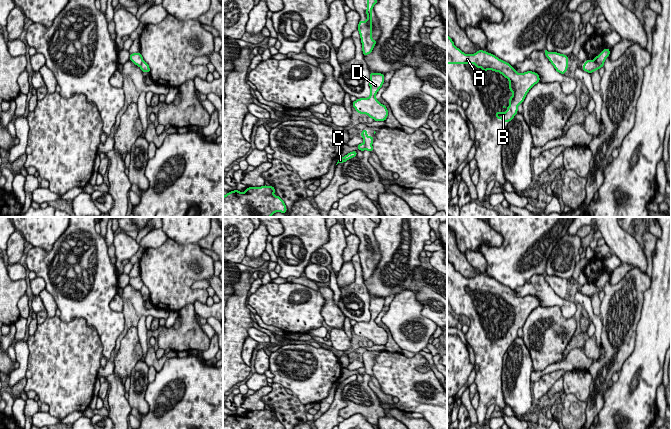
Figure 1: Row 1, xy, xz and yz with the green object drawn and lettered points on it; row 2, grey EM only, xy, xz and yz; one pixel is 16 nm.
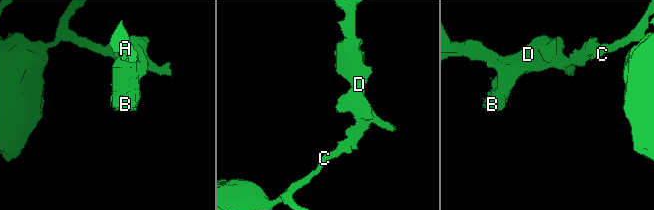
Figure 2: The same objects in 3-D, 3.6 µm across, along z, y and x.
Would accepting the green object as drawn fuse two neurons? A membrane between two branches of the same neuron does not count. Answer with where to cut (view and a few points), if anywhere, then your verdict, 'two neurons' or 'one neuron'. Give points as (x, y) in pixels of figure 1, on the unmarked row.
cut yz (593, 284), (603, 289); two neurons

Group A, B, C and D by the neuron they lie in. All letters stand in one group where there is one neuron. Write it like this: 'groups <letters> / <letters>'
groups A B D / C

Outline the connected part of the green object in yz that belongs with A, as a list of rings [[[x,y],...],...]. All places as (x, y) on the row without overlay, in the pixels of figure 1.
[[[447,256],[447,288],[474,288],[483,296],[492,294],[499,296],[509,304],[509,314],[513,319],[509,322],[506,336],[496,336],[496,343],[510,346],[518,336],[518,329],[522,328],[529,314],[540,305],[538,297],[527,295],[517,297],[509,287],[499,283],[494,278],[478,274],[474,278],[465,278],[454,269]]]

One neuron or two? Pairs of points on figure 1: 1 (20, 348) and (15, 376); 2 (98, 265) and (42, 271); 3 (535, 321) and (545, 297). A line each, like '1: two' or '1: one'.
1: one
2: one
3: two

